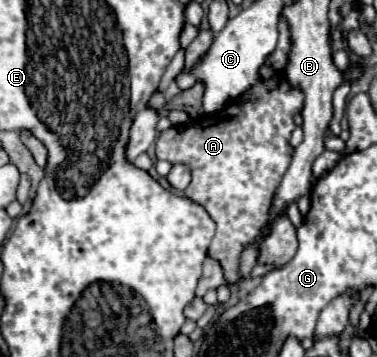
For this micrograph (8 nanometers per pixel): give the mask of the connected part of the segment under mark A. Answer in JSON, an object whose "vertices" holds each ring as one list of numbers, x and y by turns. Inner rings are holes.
{"vertices":[[279,17,279,41,275,51,265,59,265,63,259,69,259,81,249,87,239,101,227,105,219,113,213,115,203,115,187,125,177,125,169,127,167,131,159,133,157,145,155,145,155,155,157,159,165,159,169,163,183,163,191,169,191,183,185,189,185,197,201,205,209,217,217,225,217,233,211,241,211,251,207,247,207,255,215,261,219,261,227,285,233,285,239,281,239,257,241,251,247,245,259,245,259,265,271,265,275,269,287,265,291,257,297,253,297,229,289,221,287,213,271,217,271,201,275,197,275,189,281,183,283,173,287,171,291,157,293,157,293,147,289,145,291,133,295,129,293,117,301,113,303,109,303,91,297,87,291,87,285,77,285,67,289,61,289,51,291,51,291,31,285,21,285,17],[269,227,269,233,261,237,261,231]]}

